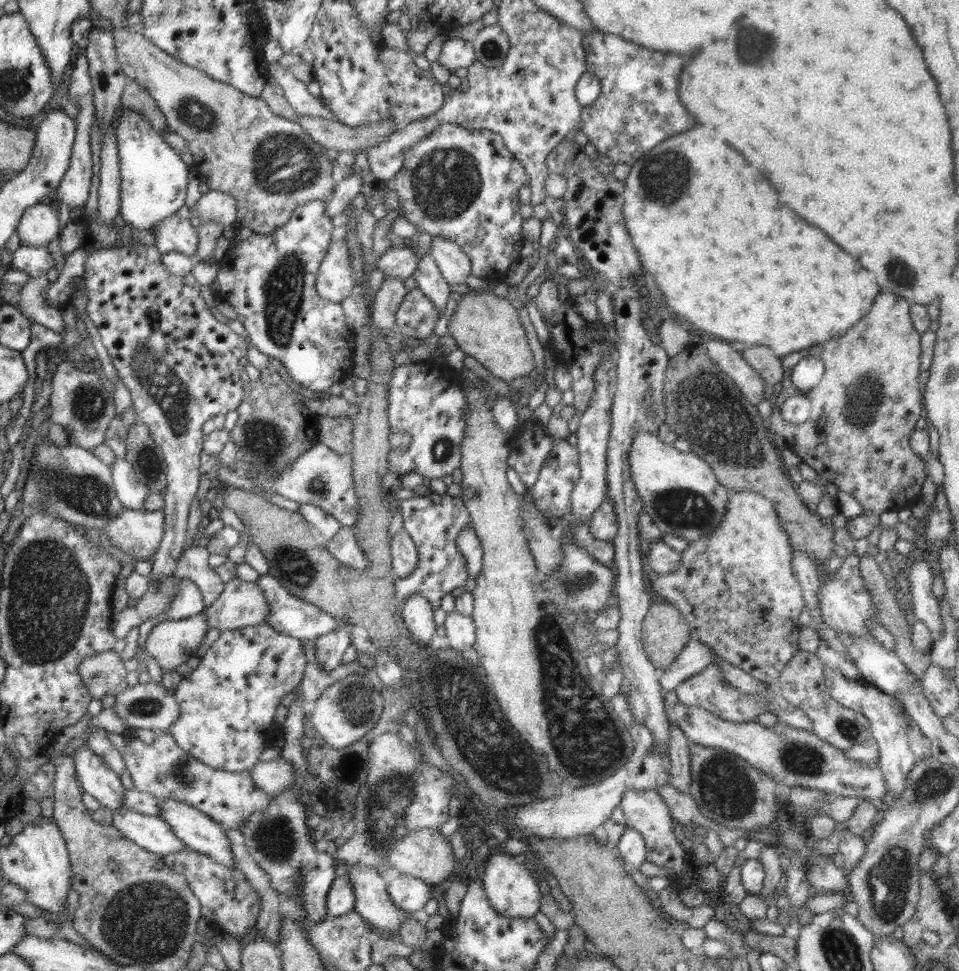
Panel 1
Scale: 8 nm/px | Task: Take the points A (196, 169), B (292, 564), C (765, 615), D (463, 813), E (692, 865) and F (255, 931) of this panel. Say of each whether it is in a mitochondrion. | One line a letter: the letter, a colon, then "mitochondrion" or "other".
A: other
B: mitochondrion
C: mitochondrion
D: other
E: other
F: other

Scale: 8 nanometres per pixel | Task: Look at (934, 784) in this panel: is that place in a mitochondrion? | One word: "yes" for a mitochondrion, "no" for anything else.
yes

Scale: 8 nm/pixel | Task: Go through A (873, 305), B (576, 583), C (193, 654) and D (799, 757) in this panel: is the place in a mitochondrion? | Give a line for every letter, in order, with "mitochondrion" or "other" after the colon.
A: other
B: mitochondrion
C: other
D: mitochondrion

